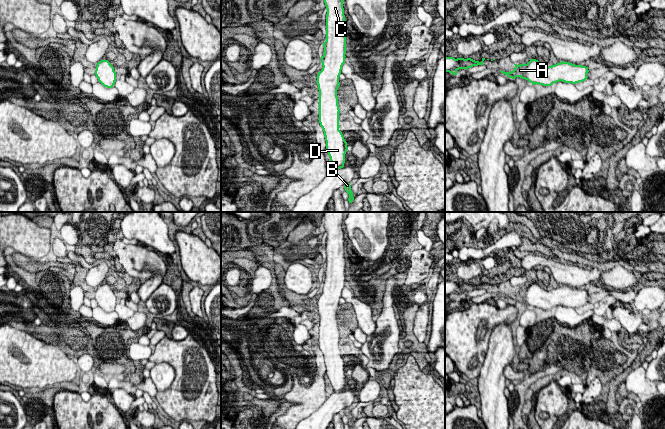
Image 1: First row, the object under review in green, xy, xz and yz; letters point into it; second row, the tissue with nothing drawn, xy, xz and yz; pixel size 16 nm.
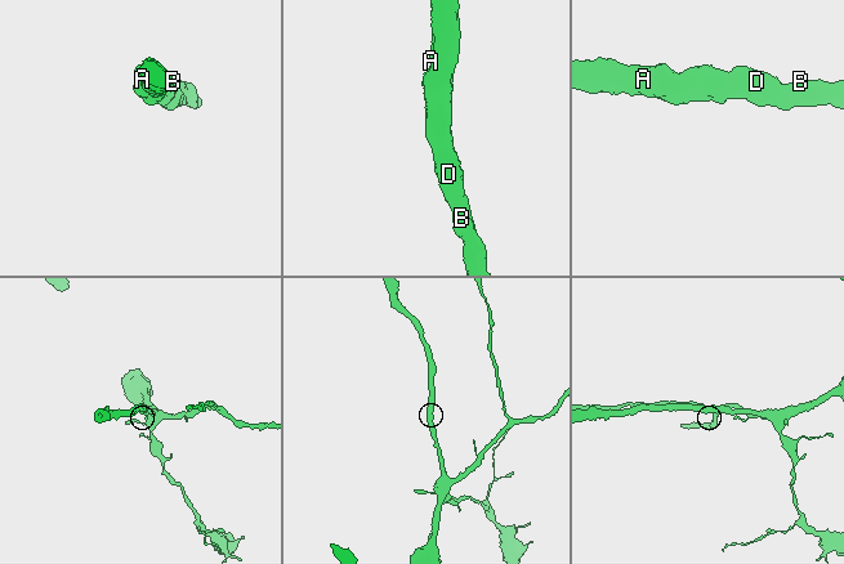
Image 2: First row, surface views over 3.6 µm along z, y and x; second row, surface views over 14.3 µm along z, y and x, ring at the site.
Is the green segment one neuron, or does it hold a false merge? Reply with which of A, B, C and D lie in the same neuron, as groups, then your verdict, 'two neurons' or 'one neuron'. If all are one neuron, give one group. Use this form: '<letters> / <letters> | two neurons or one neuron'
A B C D | one neuron

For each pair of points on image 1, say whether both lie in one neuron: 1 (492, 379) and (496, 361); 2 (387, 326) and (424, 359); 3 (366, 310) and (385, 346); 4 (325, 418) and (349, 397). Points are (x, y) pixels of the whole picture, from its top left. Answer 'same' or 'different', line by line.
1: same
2: different
3: different
4: same

